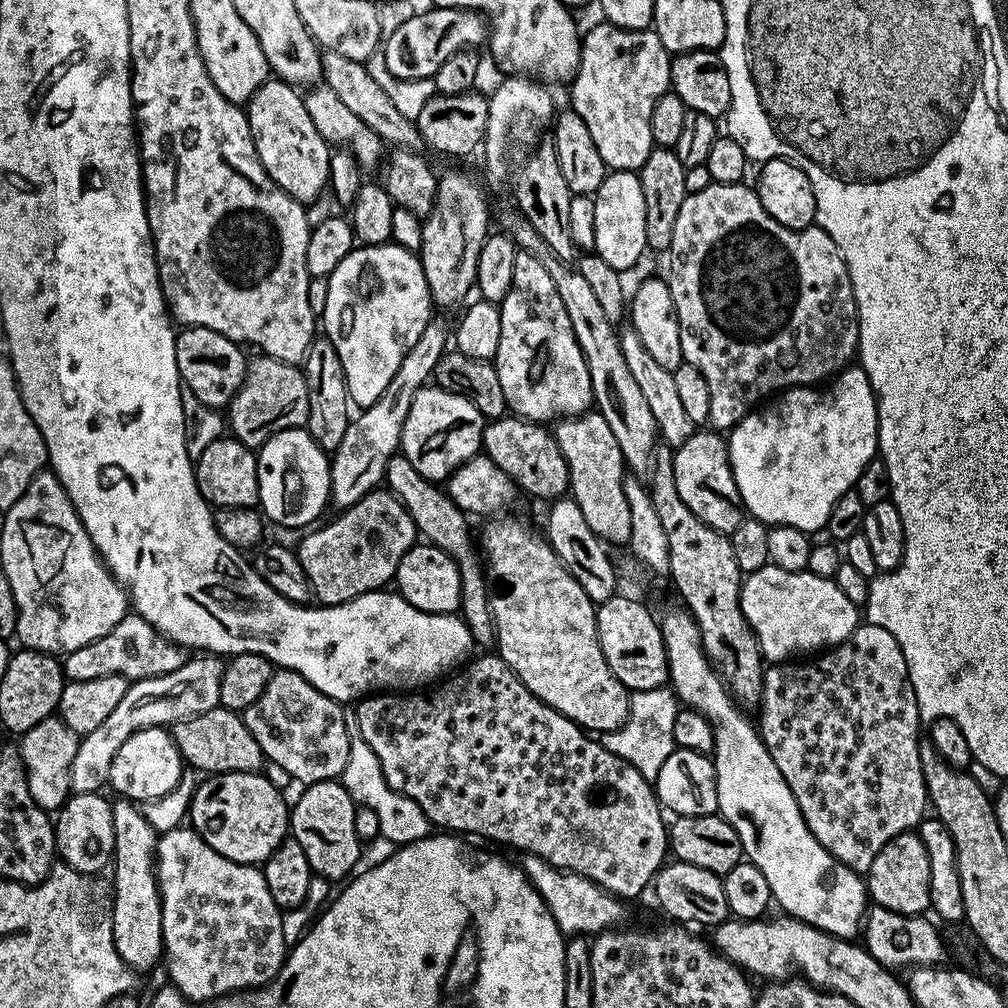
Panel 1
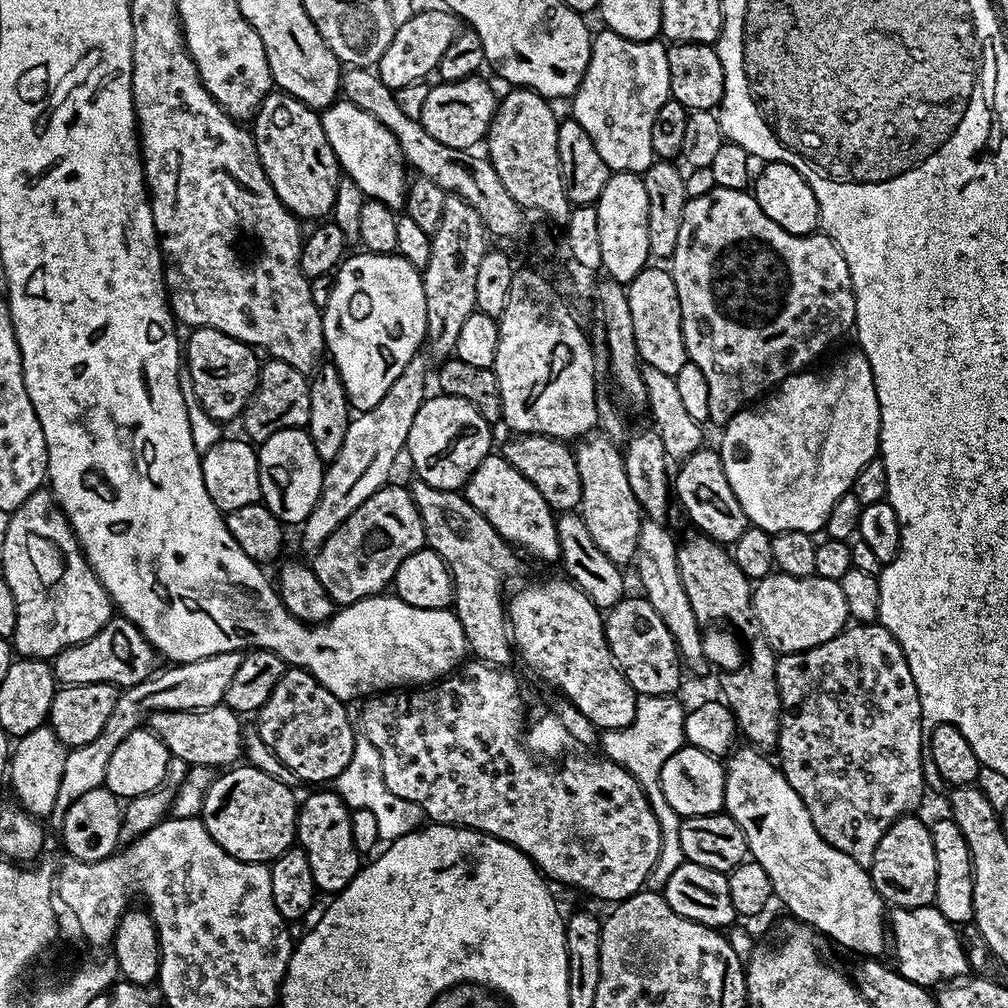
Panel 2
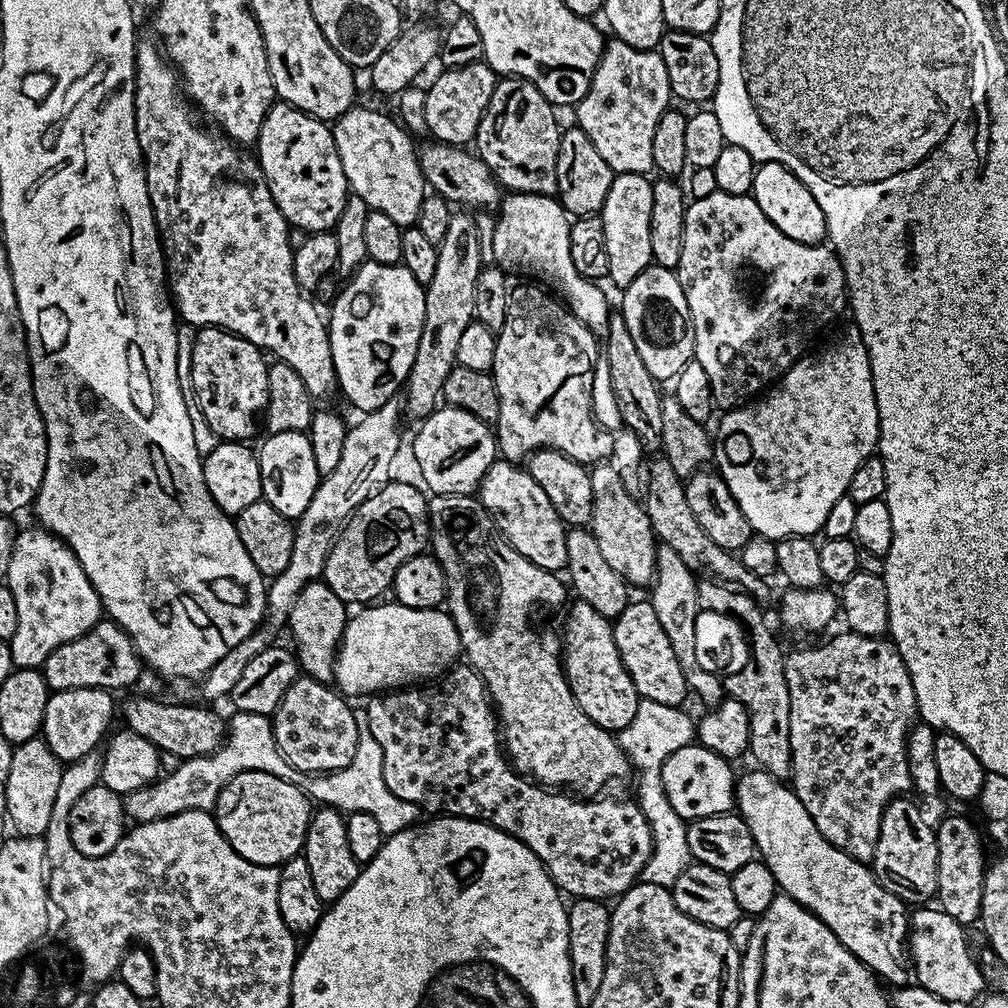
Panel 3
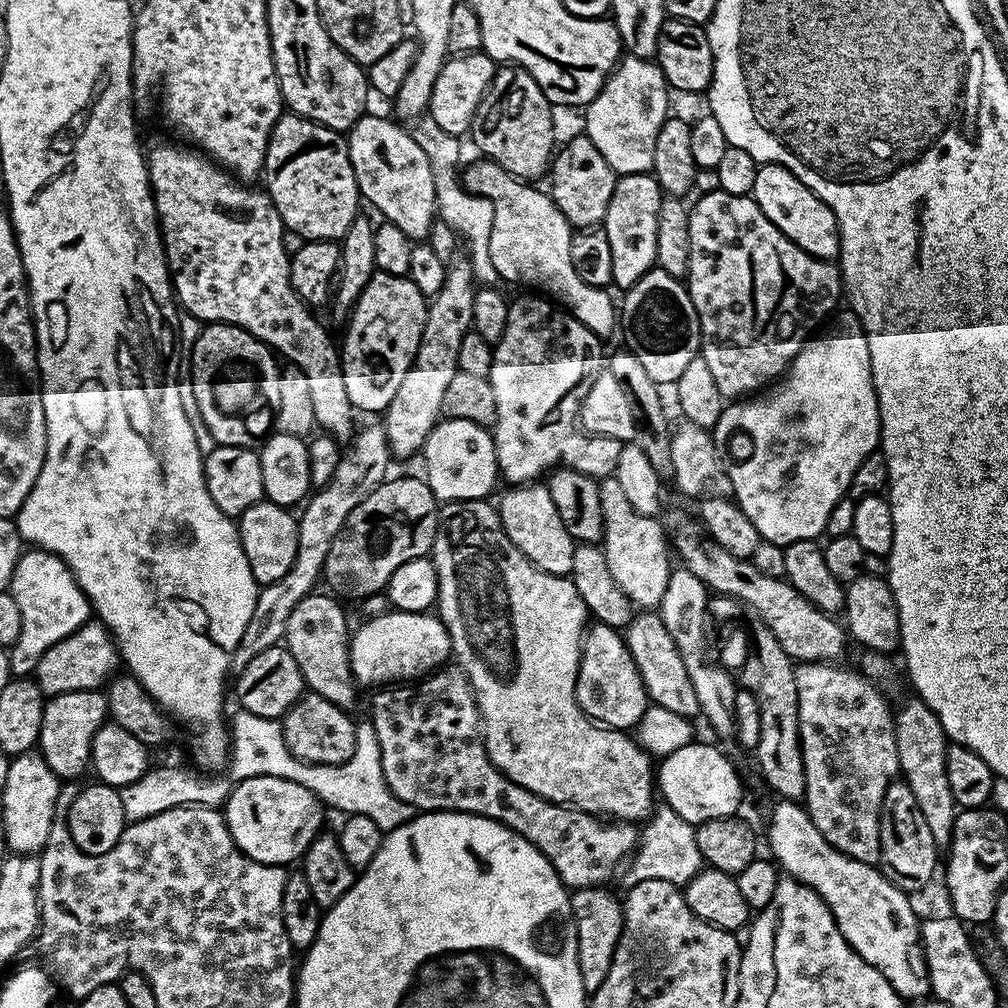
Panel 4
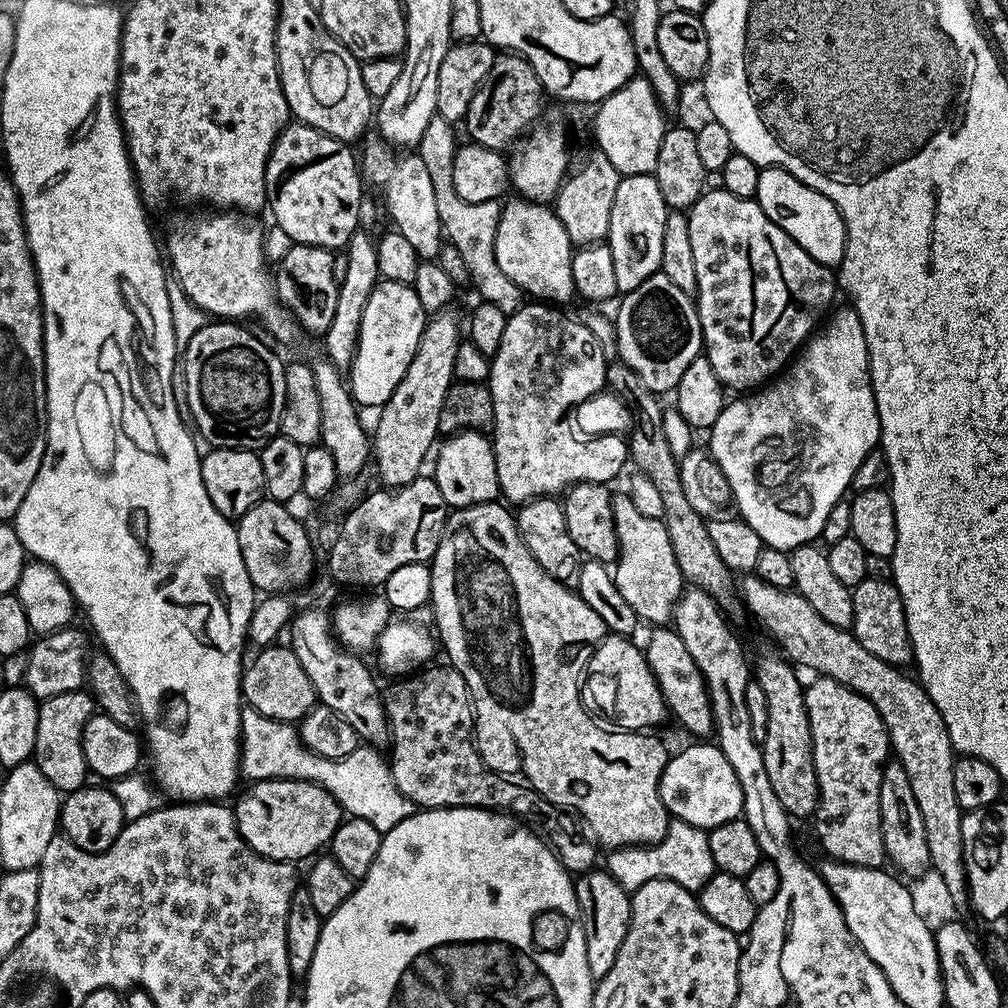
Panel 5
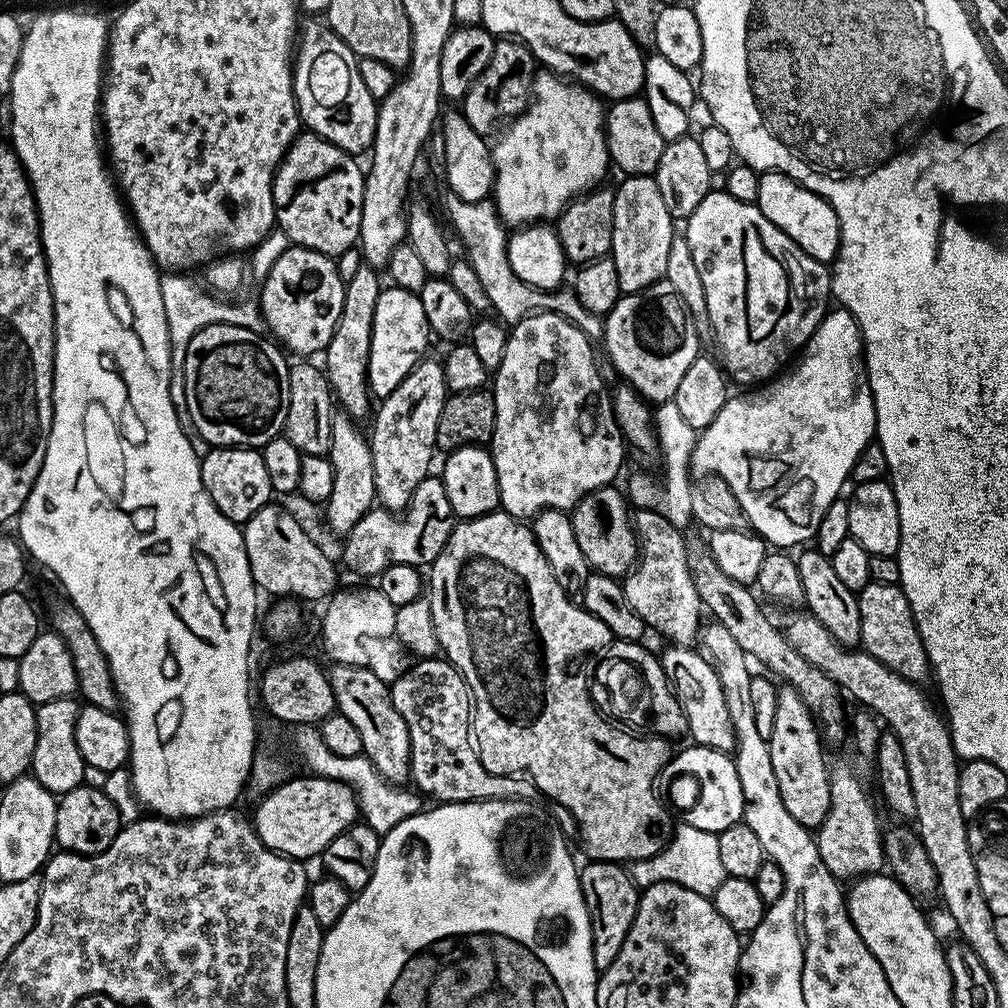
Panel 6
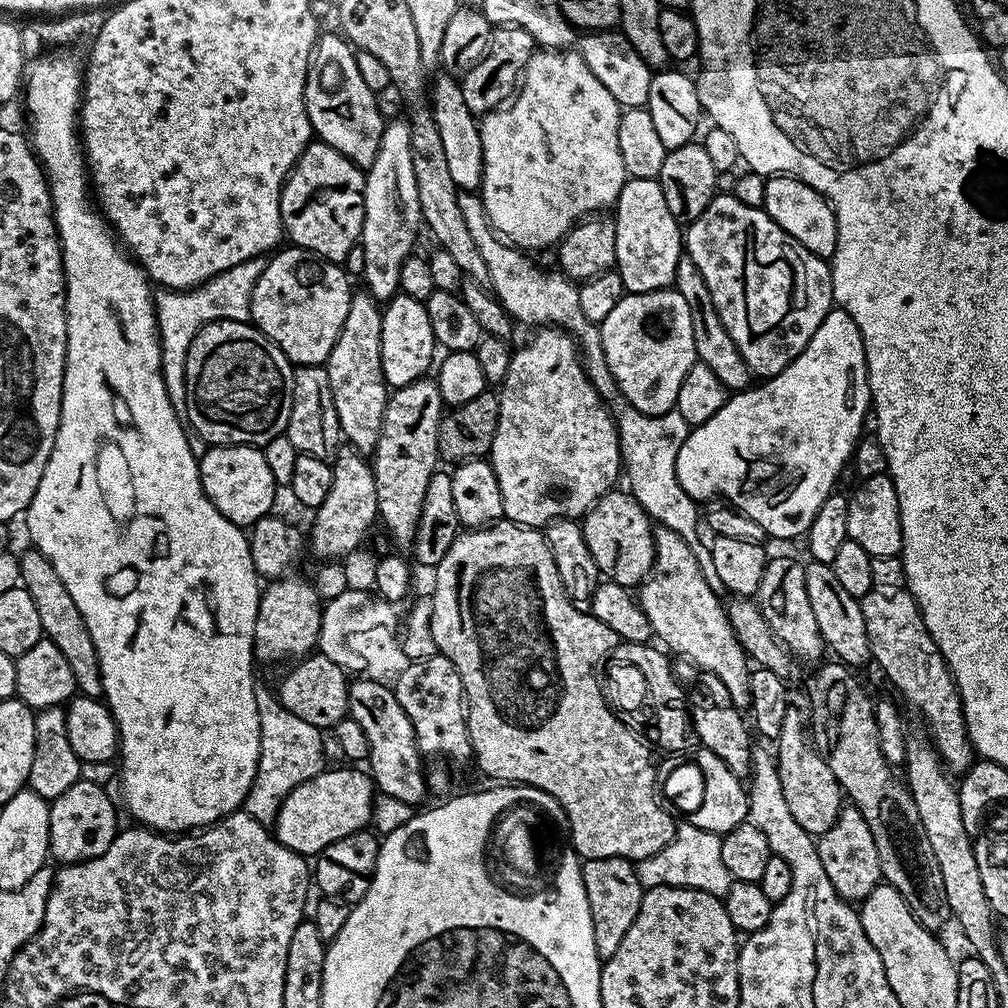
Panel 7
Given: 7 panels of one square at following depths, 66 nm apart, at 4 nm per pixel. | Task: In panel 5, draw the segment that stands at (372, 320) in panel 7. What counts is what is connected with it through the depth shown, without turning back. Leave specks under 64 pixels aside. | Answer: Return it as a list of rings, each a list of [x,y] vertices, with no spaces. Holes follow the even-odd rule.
[[[357,230],[350,239],[343,254],[347,257],[347,273],[338,290],[338,306],[334,309],[334,318],[330,326],[322,334],[326,358],[338,369],[351,369],[352,359],[358,346],[360,327],[362,326],[362,310],[366,310],[366,302],[370,302],[370,294],[374,294],[380,283],[378,270],[378,250],[376,240],[365,230]]]

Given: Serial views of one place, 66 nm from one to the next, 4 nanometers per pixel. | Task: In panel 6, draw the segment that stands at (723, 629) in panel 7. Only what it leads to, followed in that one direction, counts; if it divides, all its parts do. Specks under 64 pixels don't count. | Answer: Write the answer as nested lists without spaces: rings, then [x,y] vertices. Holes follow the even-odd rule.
[[[641,508],[635,513],[634,527],[638,559],[635,568],[622,580],[626,602],[651,631],[653,628],[661,632],[673,645],[691,645],[699,635],[704,607],[690,574],[685,533],[652,508]]]

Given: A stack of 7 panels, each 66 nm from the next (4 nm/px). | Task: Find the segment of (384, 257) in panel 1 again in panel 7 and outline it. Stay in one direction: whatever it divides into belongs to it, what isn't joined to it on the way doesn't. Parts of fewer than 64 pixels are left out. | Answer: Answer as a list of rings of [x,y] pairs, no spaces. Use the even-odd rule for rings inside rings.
[[[397,294],[383,305],[382,311],[382,370],[389,389],[395,390],[421,379],[427,373],[424,371],[433,367],[432,355],[438,352],[438,345],[421,301]]]

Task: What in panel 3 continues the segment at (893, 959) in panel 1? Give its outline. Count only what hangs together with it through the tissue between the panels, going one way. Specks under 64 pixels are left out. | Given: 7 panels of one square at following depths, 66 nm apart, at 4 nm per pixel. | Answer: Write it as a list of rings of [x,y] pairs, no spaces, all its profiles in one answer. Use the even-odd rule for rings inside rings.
[[[939,906],[917,907],[910,916],[910,968],[915,983],[952,1006],[979,1001],[986,992],[984,973],[974,952],[968,949],[964,932],[965,925],[954,922]]]

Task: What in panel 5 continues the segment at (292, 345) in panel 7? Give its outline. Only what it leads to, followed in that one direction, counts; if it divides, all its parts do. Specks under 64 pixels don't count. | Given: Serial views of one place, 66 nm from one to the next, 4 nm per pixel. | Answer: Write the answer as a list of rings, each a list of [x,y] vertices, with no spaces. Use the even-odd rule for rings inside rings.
[[[293,244],[290,254],[278,261],[280,269],[274,272],[276,295],[305,333],[323,334],[334,318],[340,285],[334,280],[333,267],[334,255],[329,249],[308,244]]]

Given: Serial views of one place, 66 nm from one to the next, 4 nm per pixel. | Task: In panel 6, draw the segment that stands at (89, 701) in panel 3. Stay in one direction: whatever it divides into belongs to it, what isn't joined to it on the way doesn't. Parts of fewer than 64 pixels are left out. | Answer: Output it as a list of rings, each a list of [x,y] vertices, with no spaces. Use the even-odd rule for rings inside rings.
[[[67,696],[54,698],[54,702],[36,705],[36,741],[30,775],[42,782],[42,786],[46,786],[46,790],[50,790],[57,798],[85,783],[86,765],[78,750],[78,738],[74,738],[81,705],[74,701],[72,696]]]

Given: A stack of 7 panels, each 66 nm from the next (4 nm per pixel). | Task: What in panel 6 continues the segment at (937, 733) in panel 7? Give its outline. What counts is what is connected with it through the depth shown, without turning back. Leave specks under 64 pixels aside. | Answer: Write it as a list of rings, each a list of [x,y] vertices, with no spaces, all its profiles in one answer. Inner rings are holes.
[[[872,581],[857,593],[857,600],[862,619],[860,644],[863,651],[878,658],[908,681],[925,683],[924,680],[931,677],[931,664],[913,620],[913,612],[899,585]]]

